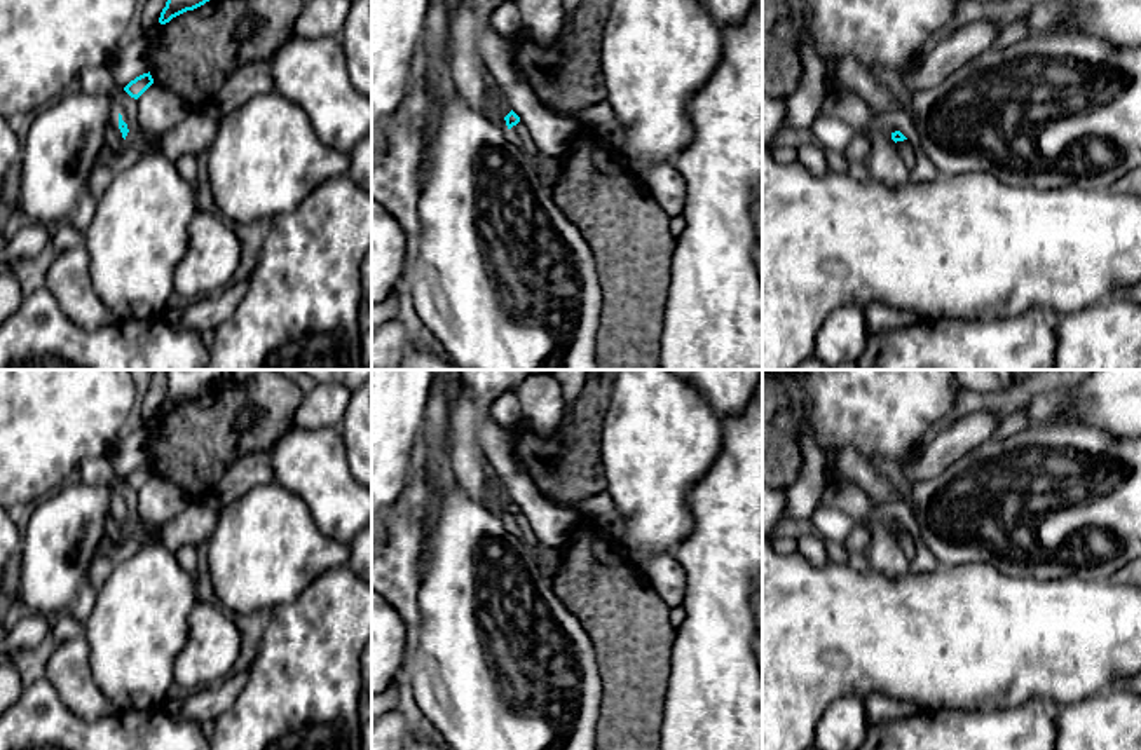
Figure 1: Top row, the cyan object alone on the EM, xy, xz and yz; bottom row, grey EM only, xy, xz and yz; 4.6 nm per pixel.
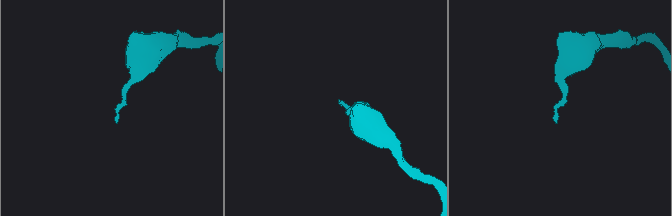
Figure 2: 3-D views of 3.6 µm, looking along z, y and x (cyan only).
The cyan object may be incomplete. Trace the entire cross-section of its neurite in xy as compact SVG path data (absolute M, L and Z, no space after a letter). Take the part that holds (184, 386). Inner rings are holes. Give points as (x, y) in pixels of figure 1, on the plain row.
M166 370L167 392L159 413L166 415L173 408L194 401L220 384L222 370Z

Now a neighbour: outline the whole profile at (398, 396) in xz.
M372 370L372 556L386 534L386 511L408 485L434 372Z

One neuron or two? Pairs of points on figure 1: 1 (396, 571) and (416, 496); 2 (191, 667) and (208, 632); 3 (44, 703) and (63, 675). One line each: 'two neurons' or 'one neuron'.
1: one neuron
2: one neuron
3: two neurons

